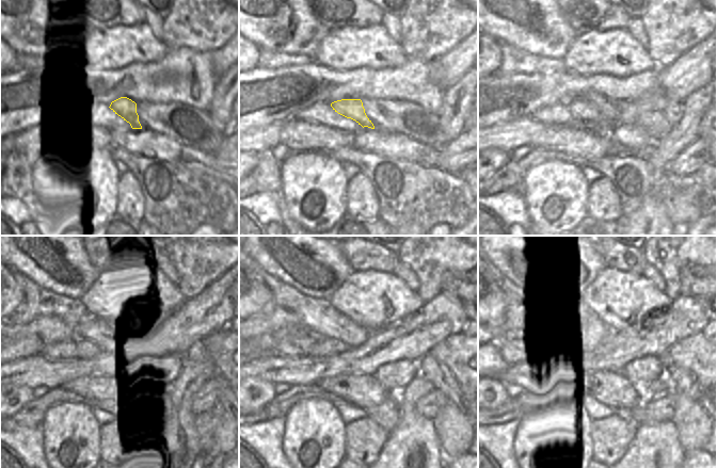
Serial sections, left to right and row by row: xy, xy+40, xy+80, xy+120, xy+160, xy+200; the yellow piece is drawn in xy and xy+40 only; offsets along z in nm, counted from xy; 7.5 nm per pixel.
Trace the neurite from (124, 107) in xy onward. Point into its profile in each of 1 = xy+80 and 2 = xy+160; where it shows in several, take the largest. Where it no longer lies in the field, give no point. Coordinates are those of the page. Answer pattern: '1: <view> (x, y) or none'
1: xy+80 (582, 112)
2: xy+160 (323, 347)

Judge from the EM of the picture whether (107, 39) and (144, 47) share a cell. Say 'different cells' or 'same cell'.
same cell

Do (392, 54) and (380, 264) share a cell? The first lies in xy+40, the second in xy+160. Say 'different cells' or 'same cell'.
different cells

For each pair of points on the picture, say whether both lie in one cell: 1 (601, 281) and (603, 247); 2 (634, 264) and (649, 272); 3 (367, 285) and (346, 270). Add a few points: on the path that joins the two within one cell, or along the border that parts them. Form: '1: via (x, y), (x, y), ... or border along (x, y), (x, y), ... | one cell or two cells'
1: border along (603, 268), (615, 268), (627, 272) | two cells
2: border along (647, 263), (641, 274) | two cells
3: border along (353, 271), (334, 292) | two cells

